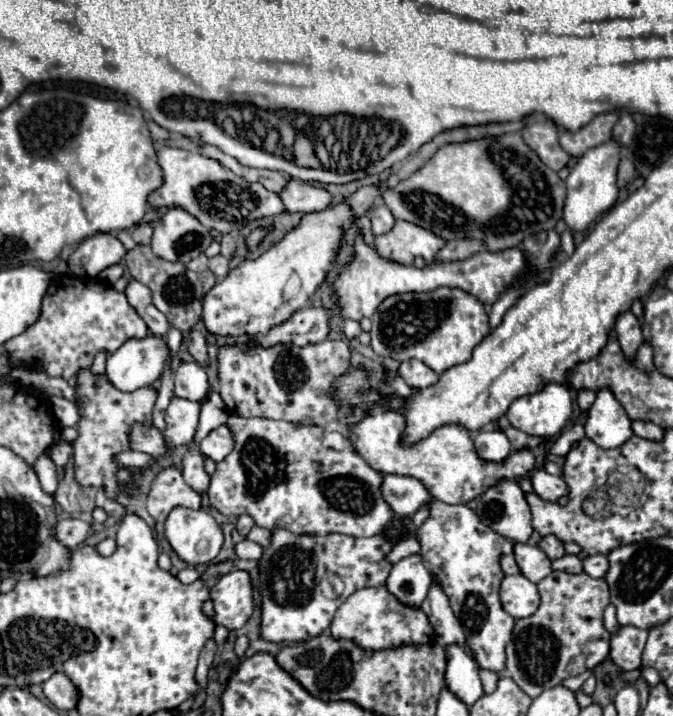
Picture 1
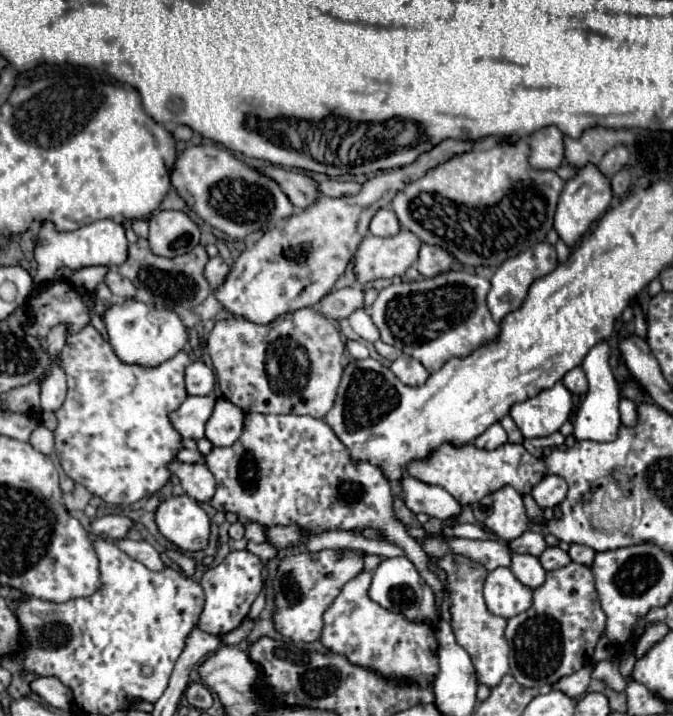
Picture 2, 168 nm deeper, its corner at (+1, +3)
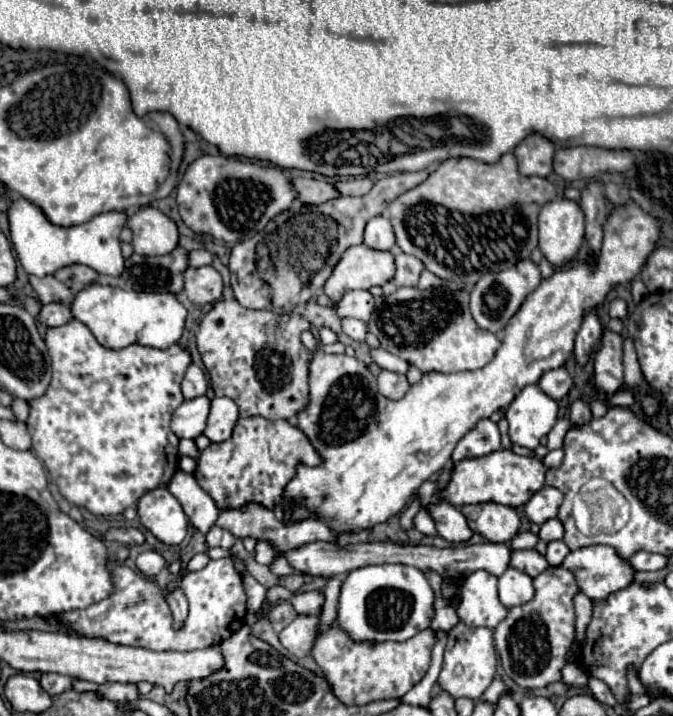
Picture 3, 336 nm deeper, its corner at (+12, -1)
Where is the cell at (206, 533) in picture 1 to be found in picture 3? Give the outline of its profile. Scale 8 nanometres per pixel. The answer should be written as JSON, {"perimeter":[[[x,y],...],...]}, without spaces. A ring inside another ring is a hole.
{"perimeter":[[[166,487],[152,489],[138,501],[138,517],[156,539],[170,547],[180,545],[188,535],[188,517]]]}

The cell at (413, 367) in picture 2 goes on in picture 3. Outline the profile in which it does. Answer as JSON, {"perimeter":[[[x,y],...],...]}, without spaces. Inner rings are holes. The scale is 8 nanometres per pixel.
{"perimeter":[[[382,369],[378,375],[378,389],[388,399],[402,399],[406,395],[406,391],[410,389],[410,383],[408,383],[406,375]]]}

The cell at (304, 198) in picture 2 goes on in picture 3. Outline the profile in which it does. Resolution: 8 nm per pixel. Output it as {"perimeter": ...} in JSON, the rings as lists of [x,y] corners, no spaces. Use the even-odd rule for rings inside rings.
{"perimeter":[[[292,177],[290,181],[292,181],[292,185],[298,193],[298,201],[302,205],[322,205],[322,203],[338,197],[336,189],[332,189],[332,185],[326,181],[306,179],[306,177]]]}

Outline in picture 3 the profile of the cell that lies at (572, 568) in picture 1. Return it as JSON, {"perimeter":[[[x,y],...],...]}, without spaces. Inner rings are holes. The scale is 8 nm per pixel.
{"perimeter":[[[524,549],[524,551],[514,551],[512,553],[512,567],[524,569],[524,573],[528,573],[530,577],[536,577],[546,567],[550,567],[550,563],[536,549]]]}

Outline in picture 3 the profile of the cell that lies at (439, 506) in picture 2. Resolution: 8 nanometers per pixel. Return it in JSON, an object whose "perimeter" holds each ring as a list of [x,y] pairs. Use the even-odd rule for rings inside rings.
{"perimeter":[[[446,501],[430,503],[430,505],[426,505],[426,511],[432,515],[438,535],[442,535],[446,541],[460,543],[460,541],[468,541],[472,537],[466,517],[454,505],[450,505]]]}

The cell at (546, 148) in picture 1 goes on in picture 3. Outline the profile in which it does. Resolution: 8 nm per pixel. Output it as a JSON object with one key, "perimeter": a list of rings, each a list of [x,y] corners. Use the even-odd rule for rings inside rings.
{"perimeter":[[[538,133],[528,135],[514,151],[520,173],[526,177],[530,177],[530,175],[548,177],[552,173],[554,151],[556,151],[556,147],[550,139],[538,135]]]}

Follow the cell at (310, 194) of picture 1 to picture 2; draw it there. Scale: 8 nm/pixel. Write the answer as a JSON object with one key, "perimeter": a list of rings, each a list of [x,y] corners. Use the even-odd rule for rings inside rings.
{"perimeter":[[[327,179],[323,183],[319,183],[319,191],[327,197],[345,197],[345,195],[355,195],[359,193],[361,189],[361,183],[355,183],[355,181],[333,181],[333,179]]]}

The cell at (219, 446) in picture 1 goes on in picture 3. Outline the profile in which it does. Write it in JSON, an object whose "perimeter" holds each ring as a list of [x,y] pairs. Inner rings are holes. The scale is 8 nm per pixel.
{"perimeter":[[[214,397],[210,405],[210,415],[208,415],[208,425],[204,429],[204,435],[212,443],[222,443],[230,439],[236,421],[238,421],[236,403],[228,397]]]}

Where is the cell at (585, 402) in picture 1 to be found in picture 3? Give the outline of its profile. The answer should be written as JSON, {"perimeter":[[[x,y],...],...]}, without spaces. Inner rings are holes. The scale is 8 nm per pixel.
{"perimeter":[[[564,367],[560,369],[552,369],[548,373],[544,373],[544,377],[538,381],[538,387],[550,395],[552,399],[560,401],[564,395],[568,395],[570,387],[572,387],[572,377],[568,375],[568,371]]]}

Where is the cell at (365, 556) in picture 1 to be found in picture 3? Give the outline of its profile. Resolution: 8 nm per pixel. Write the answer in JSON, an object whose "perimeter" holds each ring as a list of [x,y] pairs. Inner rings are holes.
{"perimeter":[[[298,615],[288,627],[280,631],[280,643],[296,657],[304,657],[310,653],[316,637],[316,627],[319,618],[313,616]]]}

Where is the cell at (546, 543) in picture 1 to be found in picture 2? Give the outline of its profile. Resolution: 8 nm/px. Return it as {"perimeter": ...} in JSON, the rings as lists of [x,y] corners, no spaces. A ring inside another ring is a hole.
{"perimeter":[[[525,531],[521,537],[517,537],[515,541],[507,541],[507,551],[509,553],[531,553],[535,557],[539,557],[543,553],[543,549],[547,547],[543,533],[535,533],[535,531]]]}

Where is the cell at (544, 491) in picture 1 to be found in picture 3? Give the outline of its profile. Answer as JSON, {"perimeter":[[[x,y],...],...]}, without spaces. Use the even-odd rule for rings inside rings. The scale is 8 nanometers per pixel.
{"perimeter":[[[544,485],[538,493],[530,497],[530,501],[524,505],[524,513],[532,523],[542,525],[544,521],[556,517],[558,507],[562,503],[562,493],[556,487]]]}

